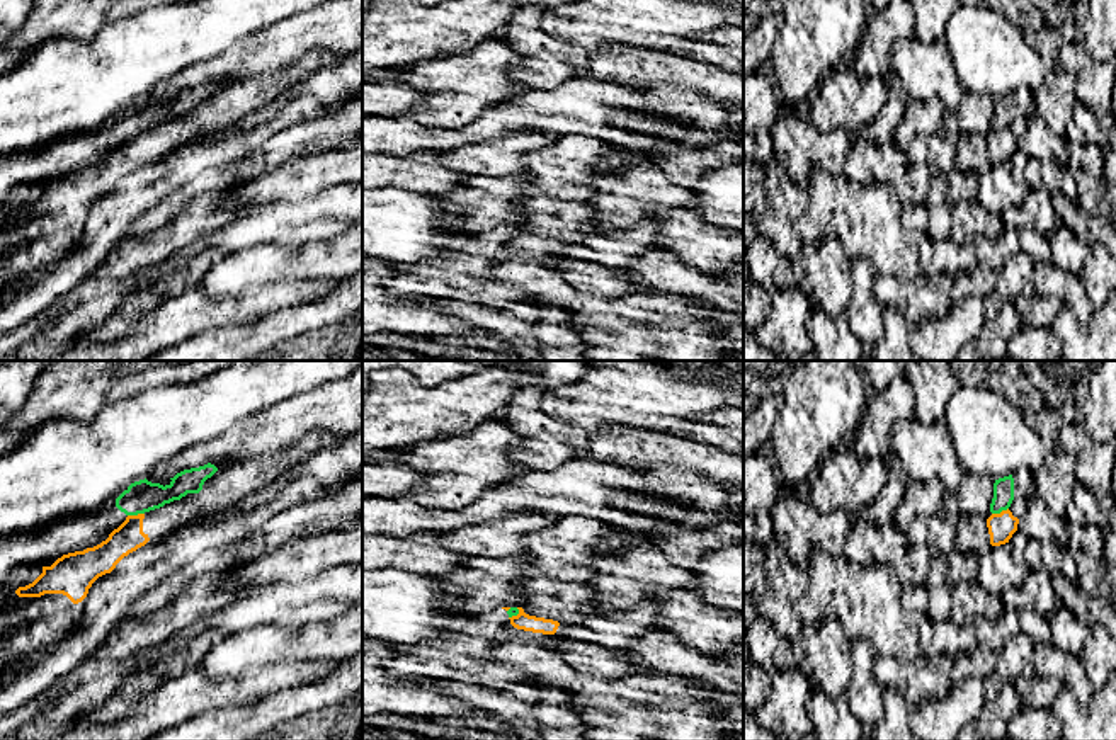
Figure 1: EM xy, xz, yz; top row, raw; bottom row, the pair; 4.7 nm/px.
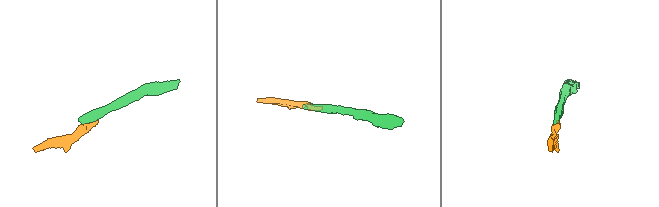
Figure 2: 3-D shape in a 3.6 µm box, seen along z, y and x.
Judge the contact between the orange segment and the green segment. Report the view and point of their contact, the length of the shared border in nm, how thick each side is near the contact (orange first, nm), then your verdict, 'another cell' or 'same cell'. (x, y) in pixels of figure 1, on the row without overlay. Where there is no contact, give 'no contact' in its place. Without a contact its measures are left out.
xy (135, 135) | 80 nm | 140/150 nm | another cell

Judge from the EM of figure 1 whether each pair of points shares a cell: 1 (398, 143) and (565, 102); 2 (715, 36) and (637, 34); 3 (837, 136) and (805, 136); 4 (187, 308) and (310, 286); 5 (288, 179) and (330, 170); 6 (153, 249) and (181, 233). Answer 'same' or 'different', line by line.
1: same
2: different
3: same
4: same
5: same
6: same

